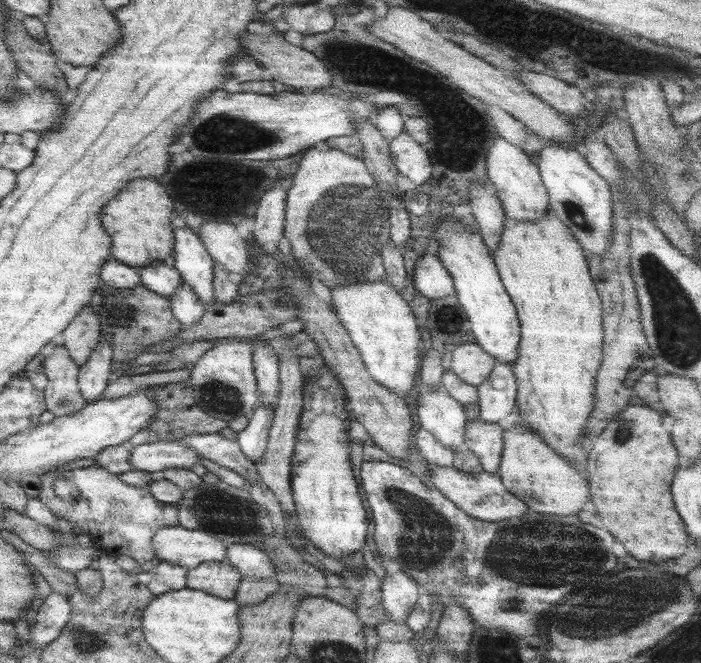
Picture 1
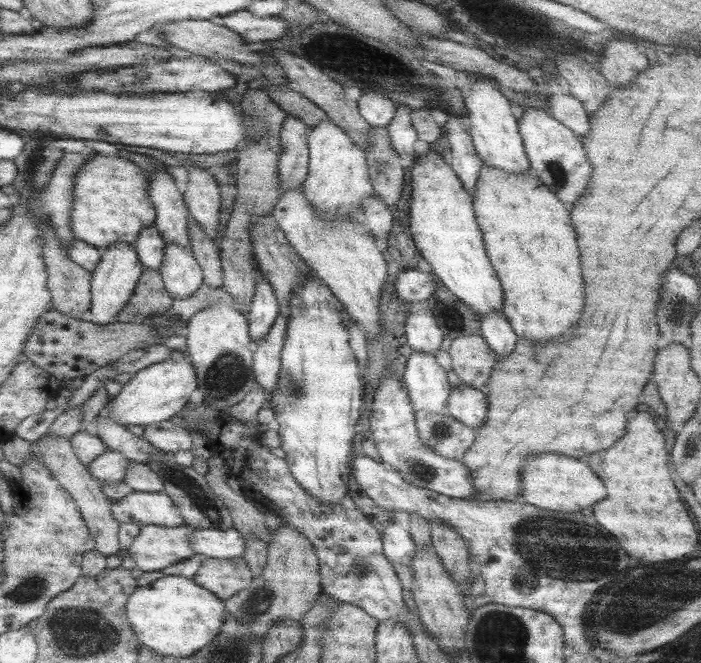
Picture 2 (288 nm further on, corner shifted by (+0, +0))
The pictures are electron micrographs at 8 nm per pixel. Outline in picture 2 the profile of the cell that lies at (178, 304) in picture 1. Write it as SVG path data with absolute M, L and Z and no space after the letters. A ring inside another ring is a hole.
M165 244L165 254L159 266L163 288L173 300L187 300L203 284L203 270L193 254L177 244Z

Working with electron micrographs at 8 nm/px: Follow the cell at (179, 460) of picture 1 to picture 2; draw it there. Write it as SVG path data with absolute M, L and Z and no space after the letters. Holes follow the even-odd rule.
M107 450L101 456L97 456L87 468L89 468L91 476L97 482L101 482L101 490L111 502L111 500L121 500L135 492L133 488L129 488L123 482L129 466L131 466L131 462L127 458L123 458L119 452Z

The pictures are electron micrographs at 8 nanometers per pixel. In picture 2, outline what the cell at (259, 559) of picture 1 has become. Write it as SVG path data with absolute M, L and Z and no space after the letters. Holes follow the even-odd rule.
M233 526L227 530L193 530L191 546L197 556L233 560L243 556L245 538Z

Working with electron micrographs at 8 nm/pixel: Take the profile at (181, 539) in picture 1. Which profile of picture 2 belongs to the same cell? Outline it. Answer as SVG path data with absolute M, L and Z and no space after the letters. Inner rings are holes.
M143 526L139 528L139 536L133 538L129 546L129 556L135 562L135 574L163 570L187 558L193 558L197 552L191 546L189 526Z

